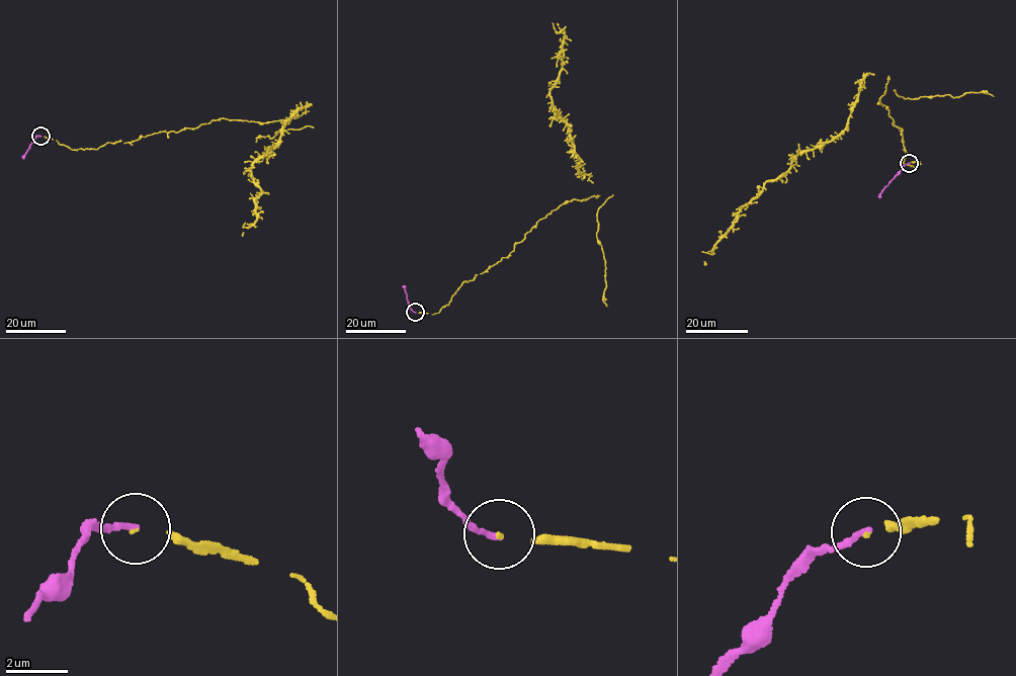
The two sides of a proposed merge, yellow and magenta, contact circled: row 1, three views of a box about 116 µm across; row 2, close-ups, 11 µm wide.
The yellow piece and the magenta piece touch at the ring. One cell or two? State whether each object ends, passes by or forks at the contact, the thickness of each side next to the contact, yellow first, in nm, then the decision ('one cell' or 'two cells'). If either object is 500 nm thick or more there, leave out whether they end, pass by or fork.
yellow ends there; magenta ends there; 50 nm thick on the yellow side, 170 nm on the other; one cell

